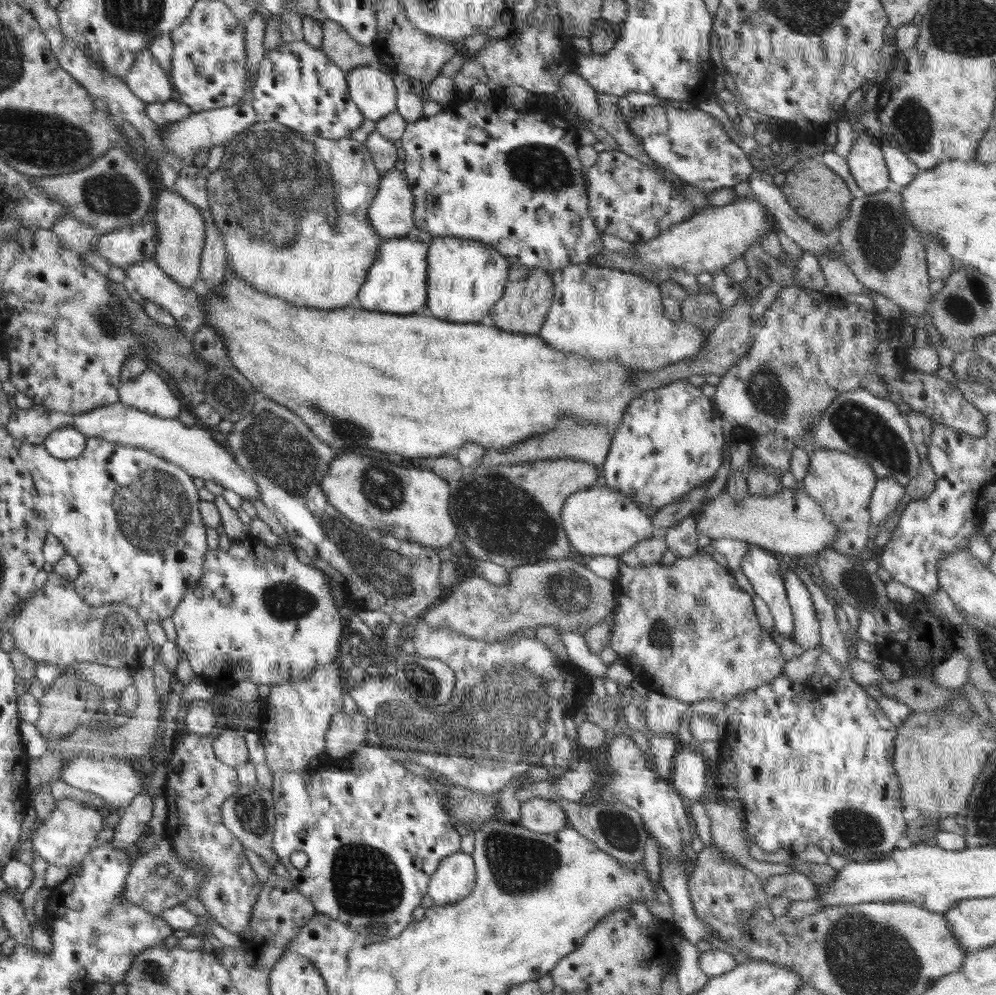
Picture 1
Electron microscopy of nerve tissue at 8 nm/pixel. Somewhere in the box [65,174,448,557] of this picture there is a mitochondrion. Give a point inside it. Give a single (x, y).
(274, 447)

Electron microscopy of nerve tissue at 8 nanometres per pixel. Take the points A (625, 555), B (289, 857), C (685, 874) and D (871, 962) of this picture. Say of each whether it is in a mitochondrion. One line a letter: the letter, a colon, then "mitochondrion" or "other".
A: other
B: other
C: other
D: mitochondrion

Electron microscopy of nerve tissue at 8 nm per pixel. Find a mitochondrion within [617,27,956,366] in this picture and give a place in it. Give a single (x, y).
(880, 233)

